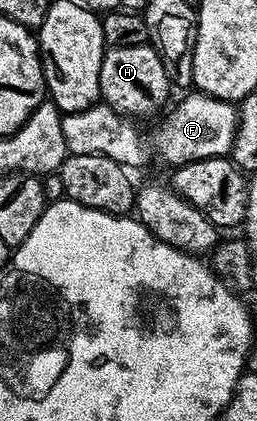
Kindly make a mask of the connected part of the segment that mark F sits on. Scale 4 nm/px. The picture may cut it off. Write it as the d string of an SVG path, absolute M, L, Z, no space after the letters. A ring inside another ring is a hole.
M192 90L191 95L187 95L168 115L167 120L160 125L155 133L155 151L164 159L171 163L172 168L183 166L185 163L192 163L198 159L221 159L231 154L231 146L235 140L235 134L239 128L239 112L236 104L227 103L224 99L209 97L202 91Z

